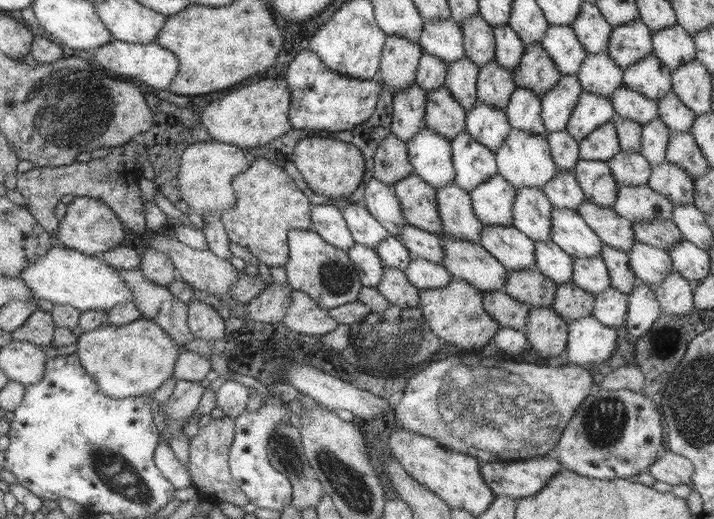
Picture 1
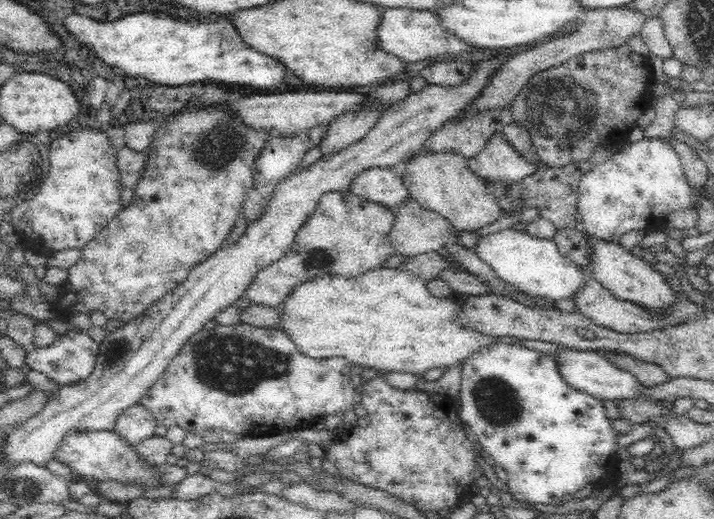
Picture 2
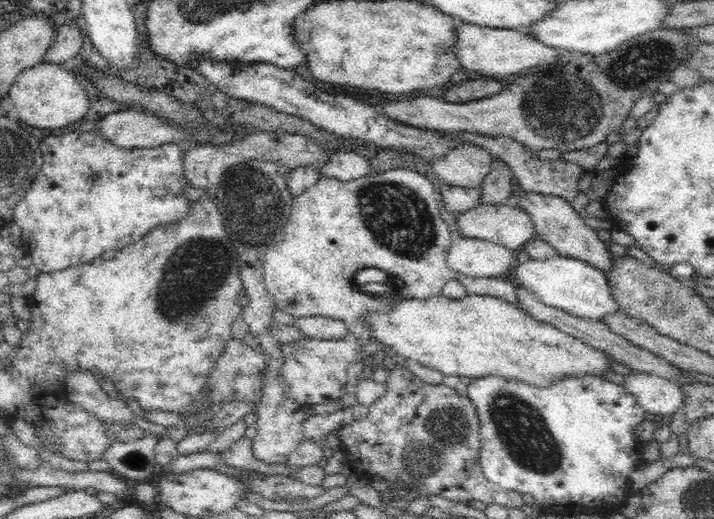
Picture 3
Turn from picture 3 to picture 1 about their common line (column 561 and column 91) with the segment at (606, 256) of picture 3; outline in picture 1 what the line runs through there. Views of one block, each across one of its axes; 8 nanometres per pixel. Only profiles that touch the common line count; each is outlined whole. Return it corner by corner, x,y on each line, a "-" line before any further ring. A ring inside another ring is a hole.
86,196
70,197
66,200
66,213
58,220
57,227
55,244
89,256
98,256
111,248
116,248
122,244
125,236
115,213
99,199

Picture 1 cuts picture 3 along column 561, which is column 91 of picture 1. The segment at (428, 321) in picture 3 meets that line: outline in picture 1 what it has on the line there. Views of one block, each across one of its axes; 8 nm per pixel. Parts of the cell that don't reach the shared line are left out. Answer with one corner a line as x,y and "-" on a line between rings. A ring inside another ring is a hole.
139,317
123,326
103,323
95,330
83,331
76,338
76,355
79,364
84,368
90,380
105,396
112,399
122,399
125,397
145,395
145,392
154,392
167,378
173,377
173,367
181,348
171,340
171,337
152,319

